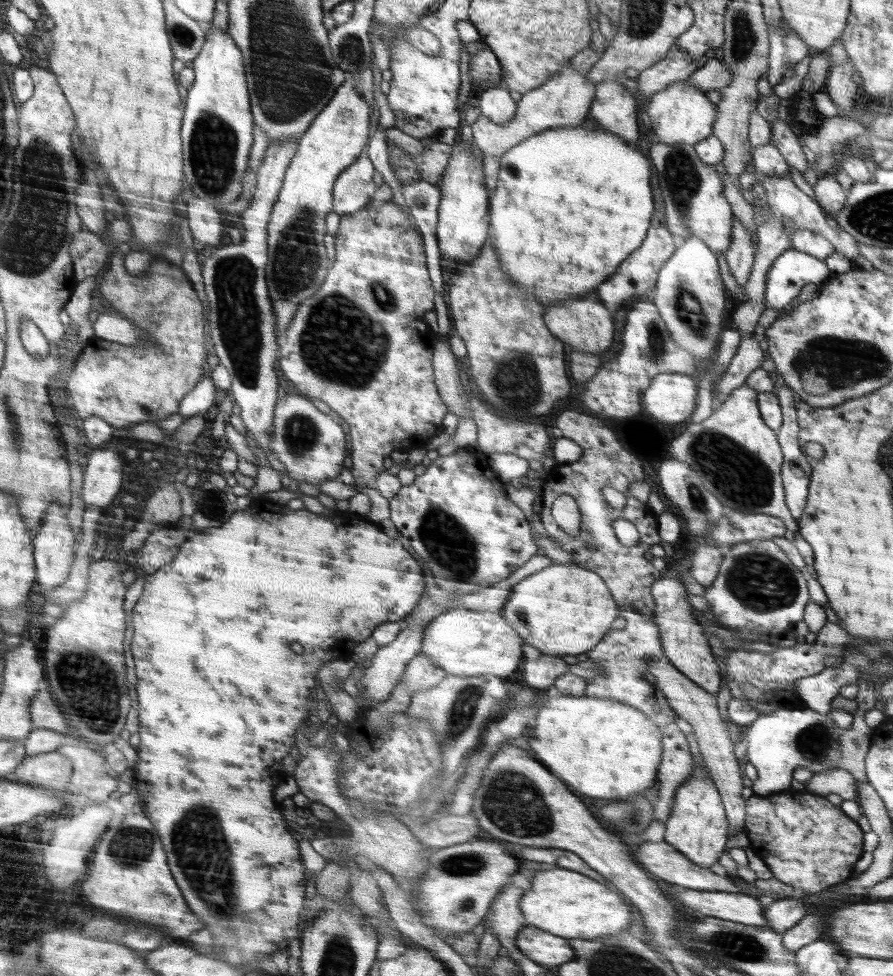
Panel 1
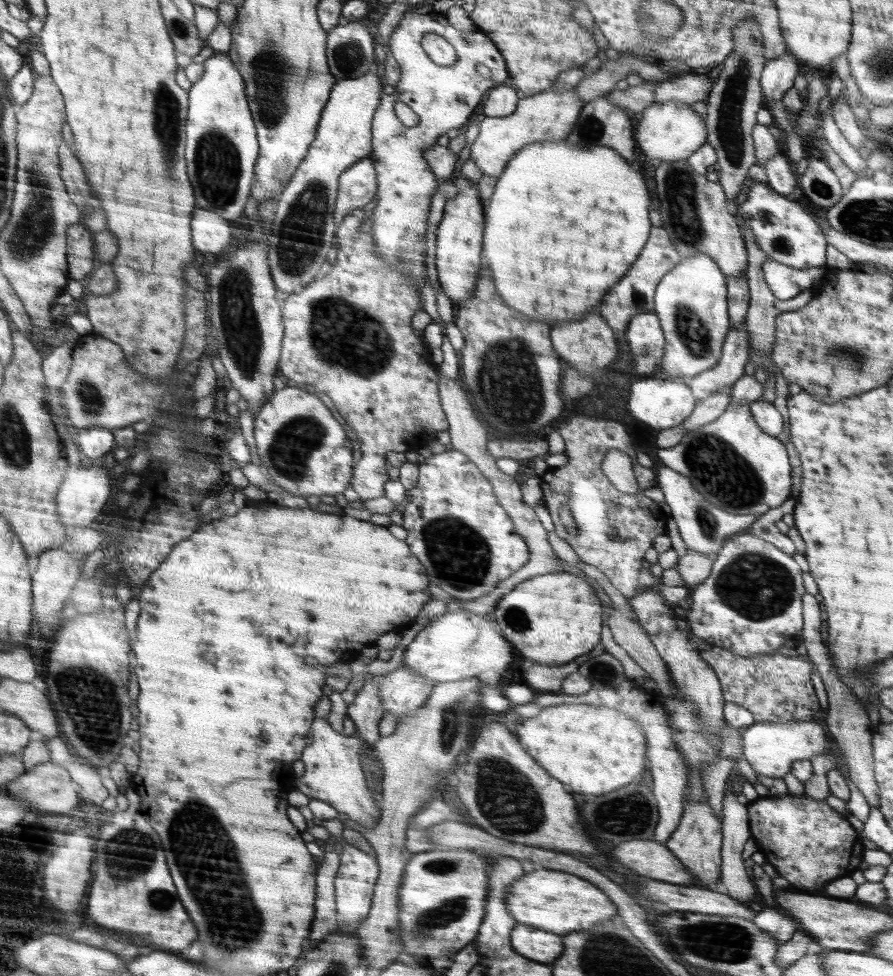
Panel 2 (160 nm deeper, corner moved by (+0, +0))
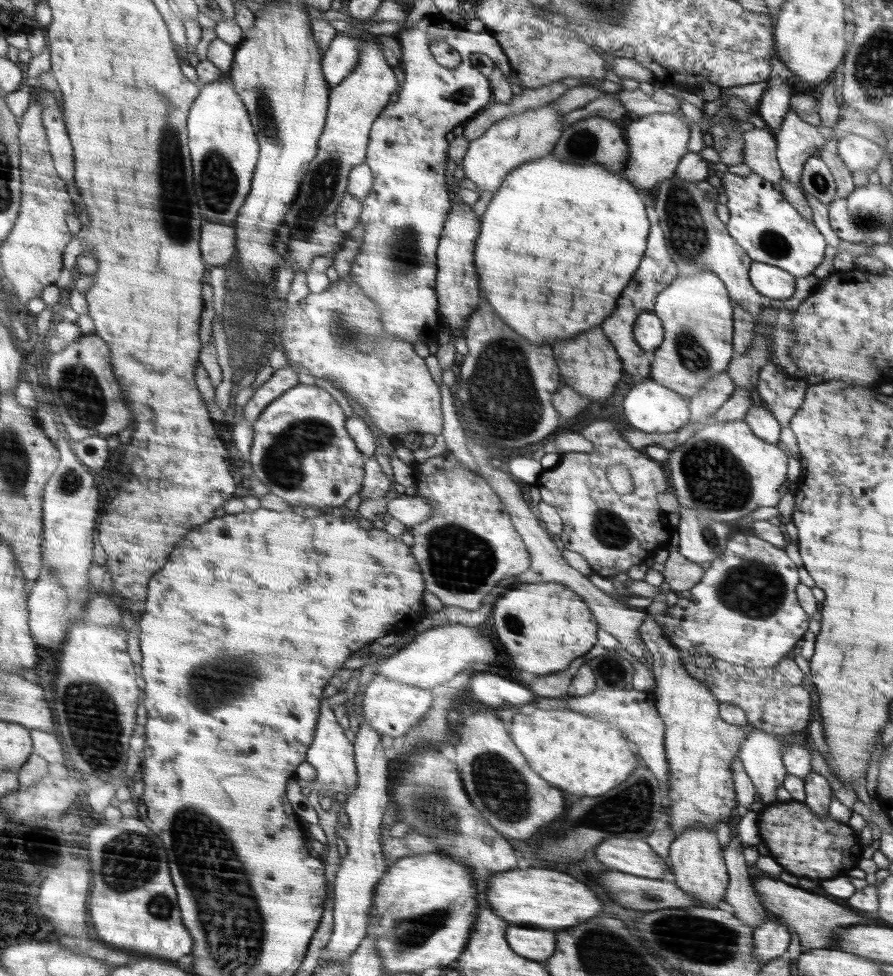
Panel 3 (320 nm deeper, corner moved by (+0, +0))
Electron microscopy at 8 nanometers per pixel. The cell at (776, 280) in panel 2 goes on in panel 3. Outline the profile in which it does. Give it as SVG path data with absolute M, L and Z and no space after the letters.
M755 261L751 264L751 284L774 299L788 299L794 294L796 277L776 265Z

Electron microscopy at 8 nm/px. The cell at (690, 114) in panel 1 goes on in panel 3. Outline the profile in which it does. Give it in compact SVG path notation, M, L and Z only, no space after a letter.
M652 113L640 117L626 128L628 137L628 176L624 178L630 184L636 184L636 188L650 190L656 184L668 180L675 175L679 168L680 159L686 156L690 130L680 122L672 113Z

